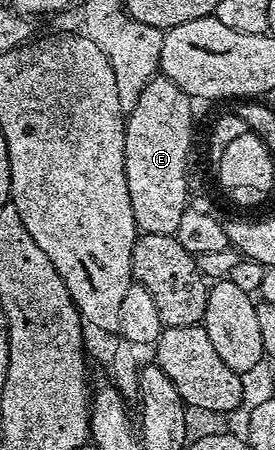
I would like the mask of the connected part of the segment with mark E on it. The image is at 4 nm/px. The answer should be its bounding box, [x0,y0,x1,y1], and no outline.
[124,77,194,235]

